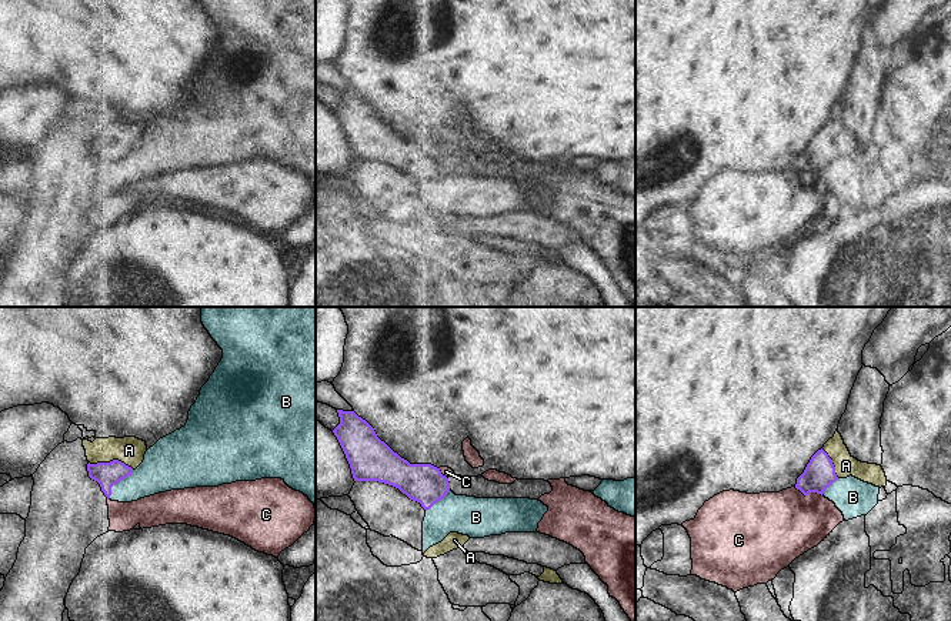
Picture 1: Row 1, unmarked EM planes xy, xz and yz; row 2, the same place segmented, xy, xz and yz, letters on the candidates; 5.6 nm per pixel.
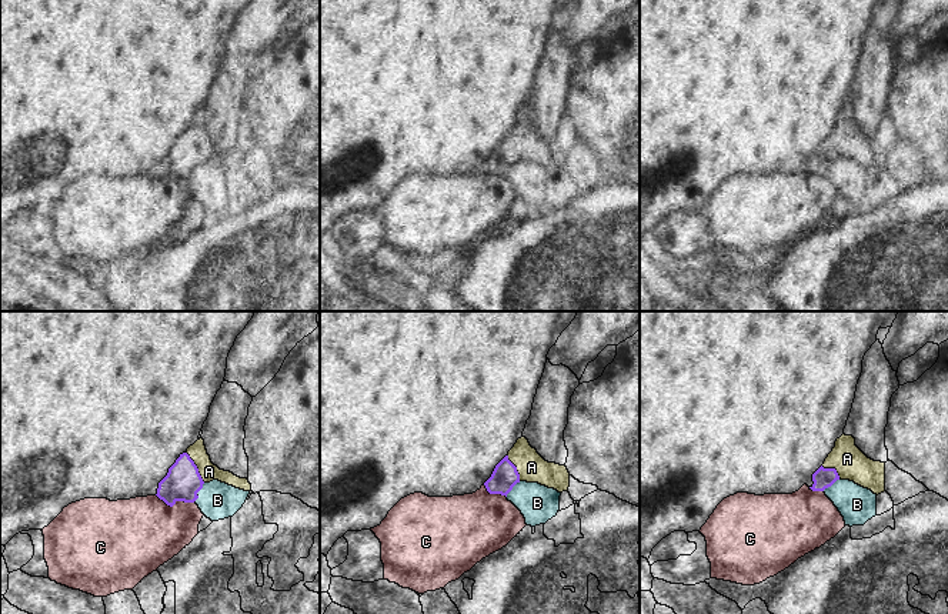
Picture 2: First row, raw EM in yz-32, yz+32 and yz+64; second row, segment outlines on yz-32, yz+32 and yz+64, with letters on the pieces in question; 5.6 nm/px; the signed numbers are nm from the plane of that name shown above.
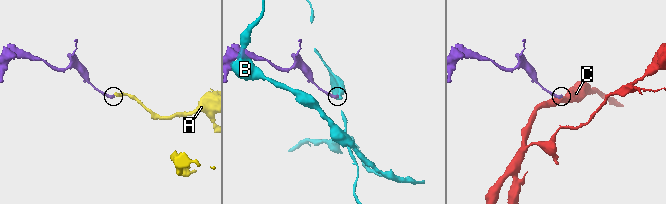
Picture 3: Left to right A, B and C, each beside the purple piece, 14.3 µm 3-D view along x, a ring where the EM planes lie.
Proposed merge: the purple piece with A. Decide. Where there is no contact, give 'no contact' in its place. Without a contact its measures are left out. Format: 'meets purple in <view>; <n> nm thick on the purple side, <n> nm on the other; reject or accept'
meets purple in xy; 140 nm thick on the purple side, 160 nm on the other; accept

